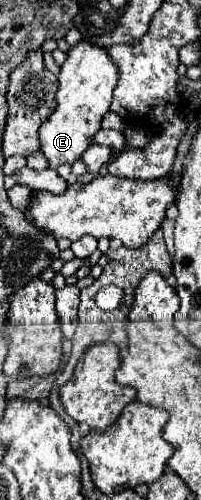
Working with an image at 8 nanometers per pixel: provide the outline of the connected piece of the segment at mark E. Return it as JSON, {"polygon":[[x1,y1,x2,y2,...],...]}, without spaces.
{"polygon":[[78,42,68,50,68,60,58,74,56,110,46,122,40,124,40,152,46,156,52,170,62,164,74,164,92,146,92,136,100,130,102,116,112,102,112,90,118,80,118,70,112,64,108,52,90,42]]}

